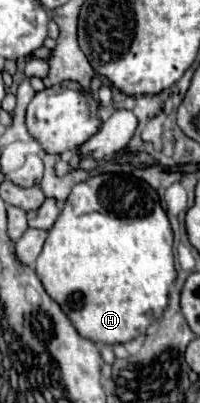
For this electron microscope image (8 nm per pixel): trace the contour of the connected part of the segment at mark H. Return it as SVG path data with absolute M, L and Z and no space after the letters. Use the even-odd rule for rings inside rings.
M102 173L74 185L60 217L48 231L44 249L36 259L36 273L46 293L64 309L78 333L94 343L126 343L146 333L154 311L164 311L168 289L176 279L172 257L172 227L158 193L142 179L124 173Z

